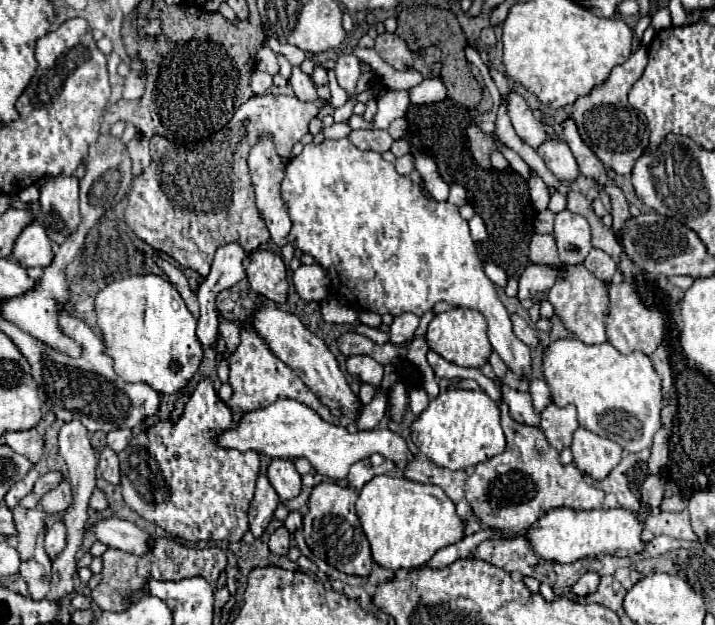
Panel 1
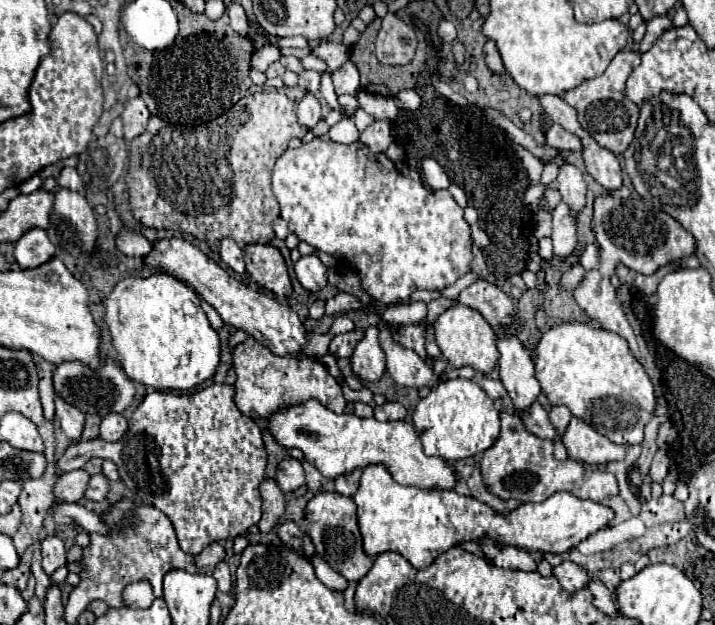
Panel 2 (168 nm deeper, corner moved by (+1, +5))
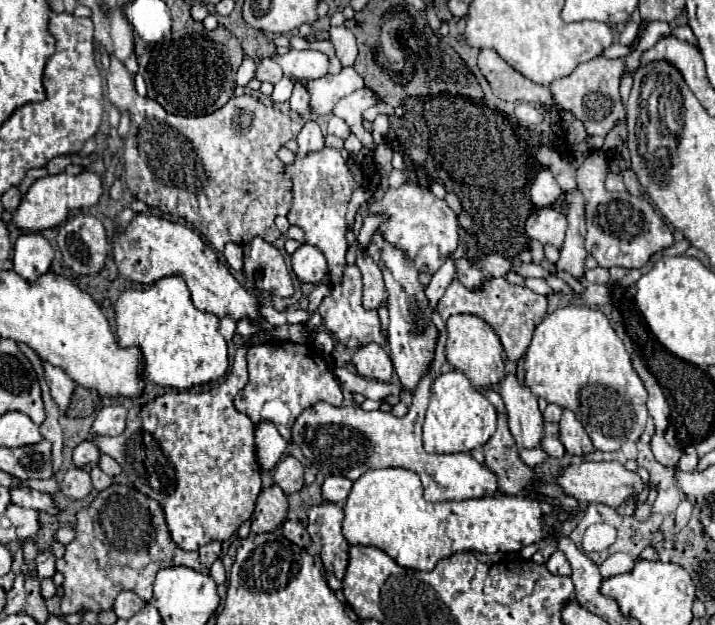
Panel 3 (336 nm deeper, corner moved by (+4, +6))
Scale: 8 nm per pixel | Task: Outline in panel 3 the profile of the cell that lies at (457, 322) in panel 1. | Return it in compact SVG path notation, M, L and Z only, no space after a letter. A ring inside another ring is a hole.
M458 314L450 316L446 322L448 328L448 342L446 342L446 360L452 368L466 374L474 390L482 392L492 386L496 386L506 374L504 374L504 360L502 360L502 344L496 332L486 324L482 318L472 314Z

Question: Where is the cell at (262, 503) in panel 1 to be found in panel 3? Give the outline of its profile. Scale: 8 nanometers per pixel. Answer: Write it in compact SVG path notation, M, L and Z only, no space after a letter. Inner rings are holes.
M276 484L262 490L258 500L256 500L256 510L254 510L254 522L252 522L252 532L254 534L264 534L280 528L286 520L288 514L288 500L282 488Z

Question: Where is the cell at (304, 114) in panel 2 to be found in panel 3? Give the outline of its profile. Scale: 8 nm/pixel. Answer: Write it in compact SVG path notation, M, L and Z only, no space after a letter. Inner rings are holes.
M314 122L304 124L304 128L302 128L302 132L298 134L296 142L298 142L296 158L304 158L304 156L310 154L310 152L322 150L322 148L324 148L324 136L322 136L322 132L320 132L320 126L314 124Z

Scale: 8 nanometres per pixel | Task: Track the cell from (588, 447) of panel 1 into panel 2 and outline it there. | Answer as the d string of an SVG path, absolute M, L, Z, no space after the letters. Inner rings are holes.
M573 417L563 443L571 459L587 465L603 465L611 461L621 461L625 457L625 447L609 441L605 435L593 431L585 421Z

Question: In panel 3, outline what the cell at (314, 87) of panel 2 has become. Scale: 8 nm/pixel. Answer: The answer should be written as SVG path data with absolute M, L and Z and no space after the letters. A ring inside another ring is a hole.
M298 84L296 88L294 88L294 92L292 92L292 98L290 98L290 110L294 112L294 114L304 114L304 112L308 112L308 102L310 102L310 96L308 96L308 90L302 86L302 84Z

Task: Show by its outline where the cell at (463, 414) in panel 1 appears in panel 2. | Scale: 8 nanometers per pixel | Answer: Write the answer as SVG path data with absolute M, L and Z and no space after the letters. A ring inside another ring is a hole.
M449 379L431 389L413 413L413 427L427 455L445 461L459 461L487 451L499 437L499 407L497 403L469 379Z

